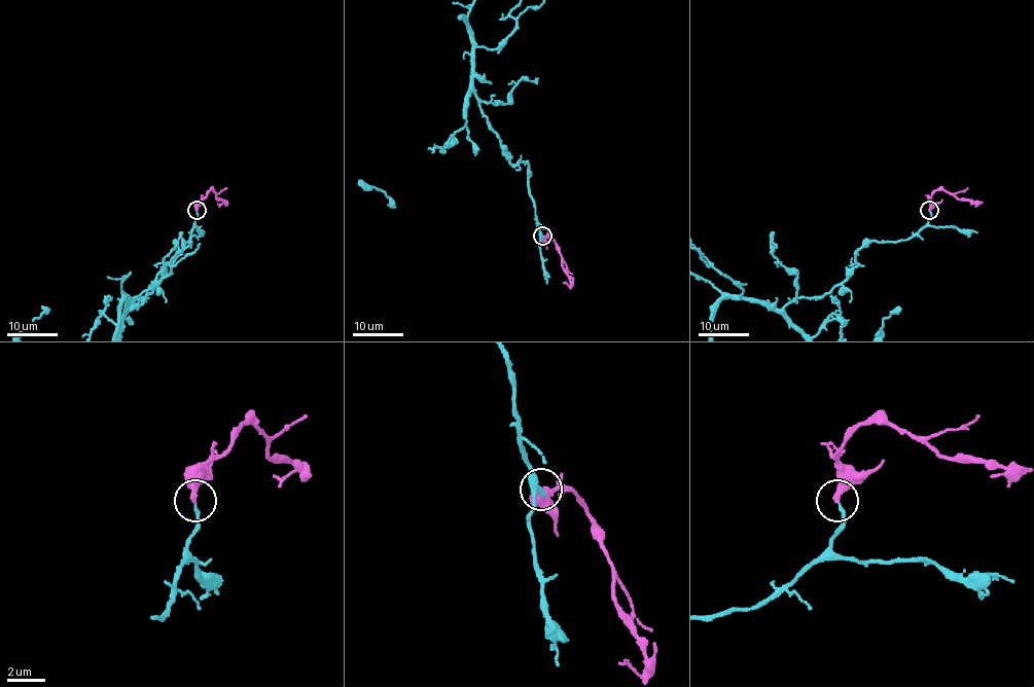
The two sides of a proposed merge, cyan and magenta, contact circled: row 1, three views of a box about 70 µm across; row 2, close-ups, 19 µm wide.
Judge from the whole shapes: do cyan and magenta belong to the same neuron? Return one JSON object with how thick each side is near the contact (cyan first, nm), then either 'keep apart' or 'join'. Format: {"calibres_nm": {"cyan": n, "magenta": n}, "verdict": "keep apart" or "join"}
{"calibres_nm": {"cyan": 170, "magenta": 340}, "verdict": "join"}

